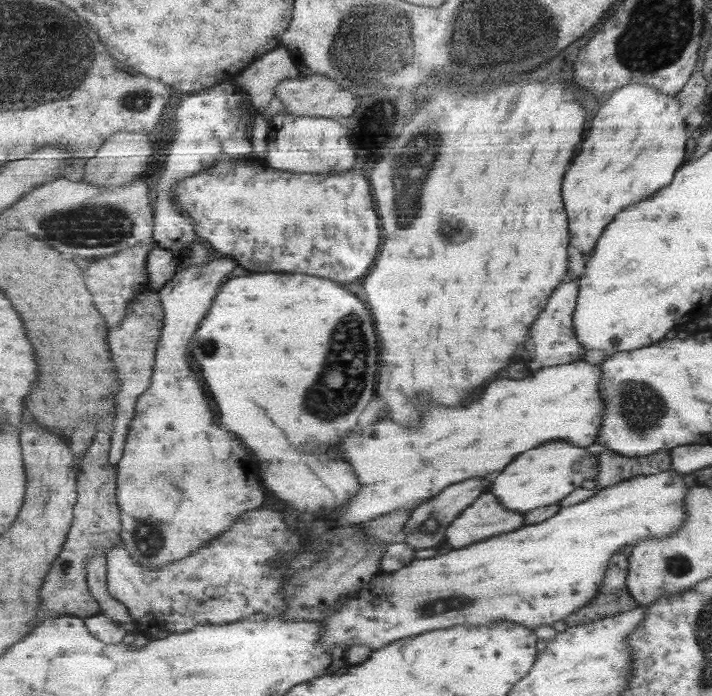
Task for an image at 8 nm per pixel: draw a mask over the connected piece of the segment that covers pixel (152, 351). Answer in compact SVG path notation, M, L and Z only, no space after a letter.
M143 291L128 306L125 320L115 328L110 328L109 342L115 358L115 364L119 372L119 394L116 400L116 417L114 420L114 432L112 435L112 447L110 450L110 461L117 466L123 458L125 448L125 436L129 430L129 424L136 415L136 408L139 397L147 390L152 383L156 363L156 350L164 327L166 312L162 307L160 293L158 291Z

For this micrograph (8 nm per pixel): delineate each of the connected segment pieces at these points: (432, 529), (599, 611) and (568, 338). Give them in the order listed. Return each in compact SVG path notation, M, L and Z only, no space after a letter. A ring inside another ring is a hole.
M493 477L465 479L462 483L452 484L436 497L424 500L412 511L409 522L403 530L403 540L416 550L422 548L436 549L447 544L447 528L459 518L483 493L490 490Z
M627 551L616 552L607 569L606 579L599 587L595 599L563 621L568 628L617 616L639 607L627 586L630 569L628 557Z
M567 279L563 281L551 295L545 312L537 318L537 322L531 328L531 344L527 344L523 350L519 350L521 362L527 364L531 372L547 367L561 366L582 360L588 350L584 344L579 344L578 334L573 320L573 312L577 306L577 294L579 294L579 283L576 280Z

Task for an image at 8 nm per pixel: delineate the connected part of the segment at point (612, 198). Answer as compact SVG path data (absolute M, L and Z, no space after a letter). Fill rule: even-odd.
M629 83L629 86L615 90L603 104L563 182L573 253L589 255L615 216L669 184L673 172L683 164L687 140L685 122L677 110L679 104L675 98L657 94L655 88L649 88L647 84Z

